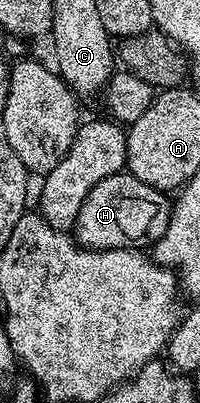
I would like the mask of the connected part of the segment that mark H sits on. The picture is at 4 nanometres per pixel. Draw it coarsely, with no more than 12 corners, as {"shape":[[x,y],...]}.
{"shape":[[124,170],[81,202],[82,248],[153,246],[168,193]]}

